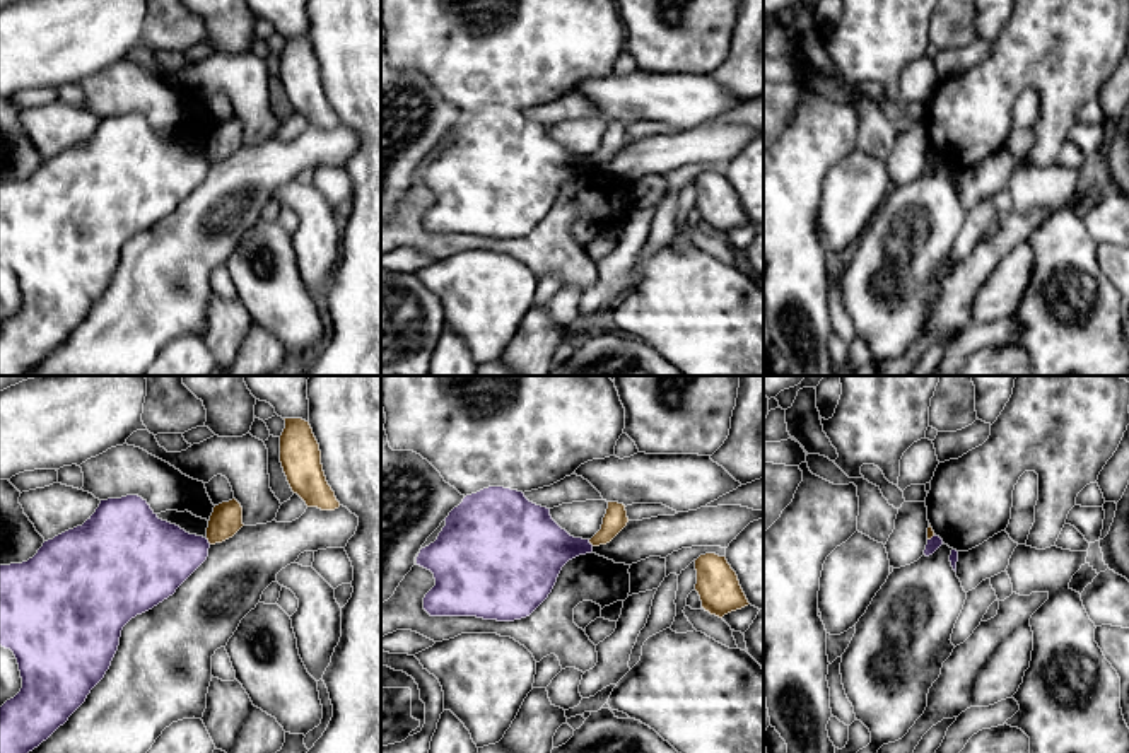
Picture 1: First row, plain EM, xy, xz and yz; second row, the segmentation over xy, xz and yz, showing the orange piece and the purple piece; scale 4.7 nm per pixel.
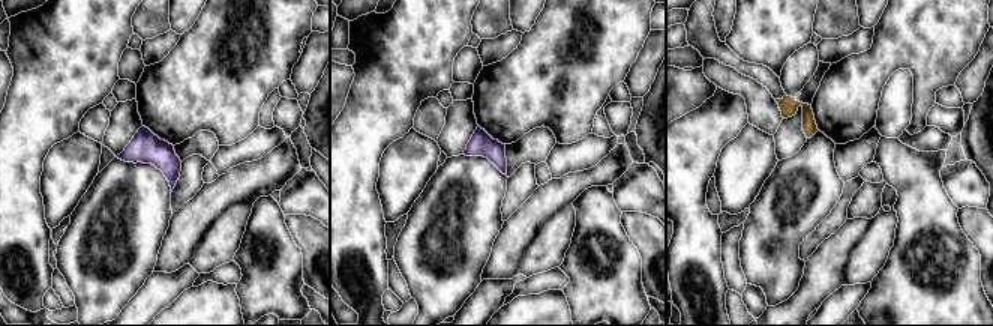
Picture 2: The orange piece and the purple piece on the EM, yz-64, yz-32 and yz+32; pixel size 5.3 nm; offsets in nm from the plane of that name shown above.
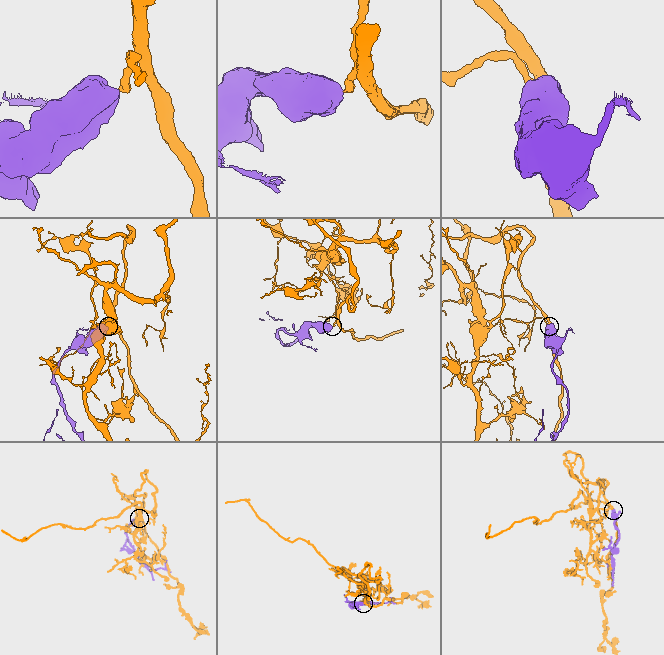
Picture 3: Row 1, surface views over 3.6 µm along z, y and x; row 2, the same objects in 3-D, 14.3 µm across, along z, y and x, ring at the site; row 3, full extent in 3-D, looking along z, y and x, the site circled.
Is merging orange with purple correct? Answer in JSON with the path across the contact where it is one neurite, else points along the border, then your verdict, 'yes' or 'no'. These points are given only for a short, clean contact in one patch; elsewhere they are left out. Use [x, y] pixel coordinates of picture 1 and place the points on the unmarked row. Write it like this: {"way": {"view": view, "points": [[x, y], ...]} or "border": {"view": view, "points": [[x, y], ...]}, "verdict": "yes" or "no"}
{"border": {"view": "xy", "points": [[205, 156], [210, 161]]}, "verdict": "no"}

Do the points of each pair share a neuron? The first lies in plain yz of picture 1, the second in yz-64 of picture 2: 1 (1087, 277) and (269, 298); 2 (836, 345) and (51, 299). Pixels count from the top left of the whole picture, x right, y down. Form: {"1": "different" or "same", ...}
{"1": "same", "2": "same"}

